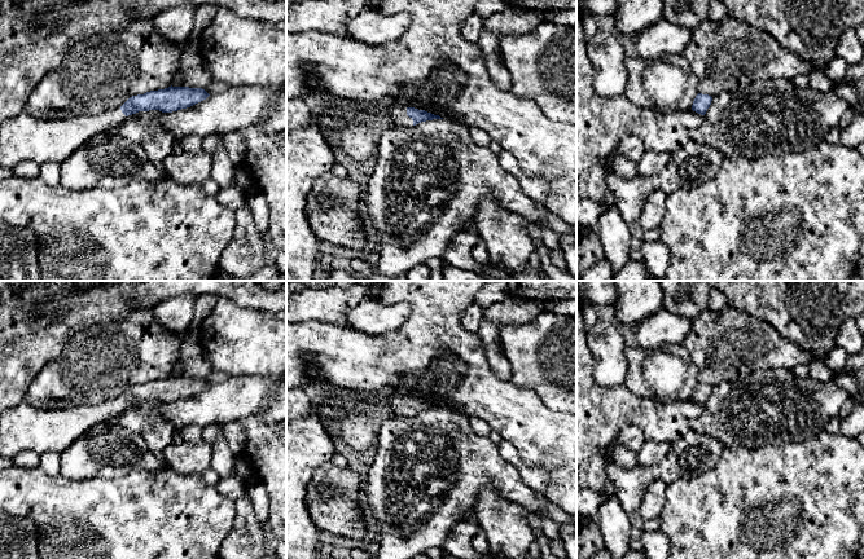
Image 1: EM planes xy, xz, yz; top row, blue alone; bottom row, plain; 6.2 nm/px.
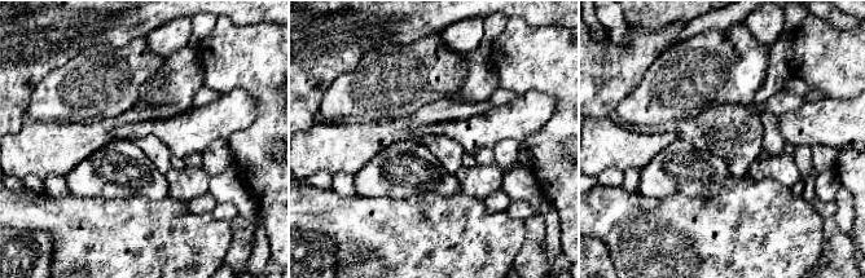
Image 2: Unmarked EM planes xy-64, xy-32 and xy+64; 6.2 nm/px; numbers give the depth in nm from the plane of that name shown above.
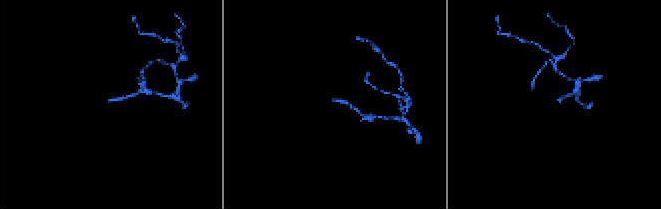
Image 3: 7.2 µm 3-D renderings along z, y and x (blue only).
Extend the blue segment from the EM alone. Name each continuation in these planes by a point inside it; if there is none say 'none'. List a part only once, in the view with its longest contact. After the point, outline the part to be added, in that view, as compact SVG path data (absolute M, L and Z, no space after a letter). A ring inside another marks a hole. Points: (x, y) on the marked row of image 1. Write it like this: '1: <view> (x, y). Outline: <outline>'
1: xz (310, 153). Outline: M347 104L334 110L321 107L319 115L312 114L308 127L286 135L286 281L316 281L319 274L323 254L306 216L307 195L315 181L337 163L335 146L319 119L355 118L365 113L390 120L394 126L413 126L405 106Z

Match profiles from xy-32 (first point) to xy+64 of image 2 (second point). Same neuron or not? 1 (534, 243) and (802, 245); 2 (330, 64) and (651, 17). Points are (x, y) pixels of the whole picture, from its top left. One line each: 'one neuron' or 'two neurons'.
1: two neurons
2: two neurons

